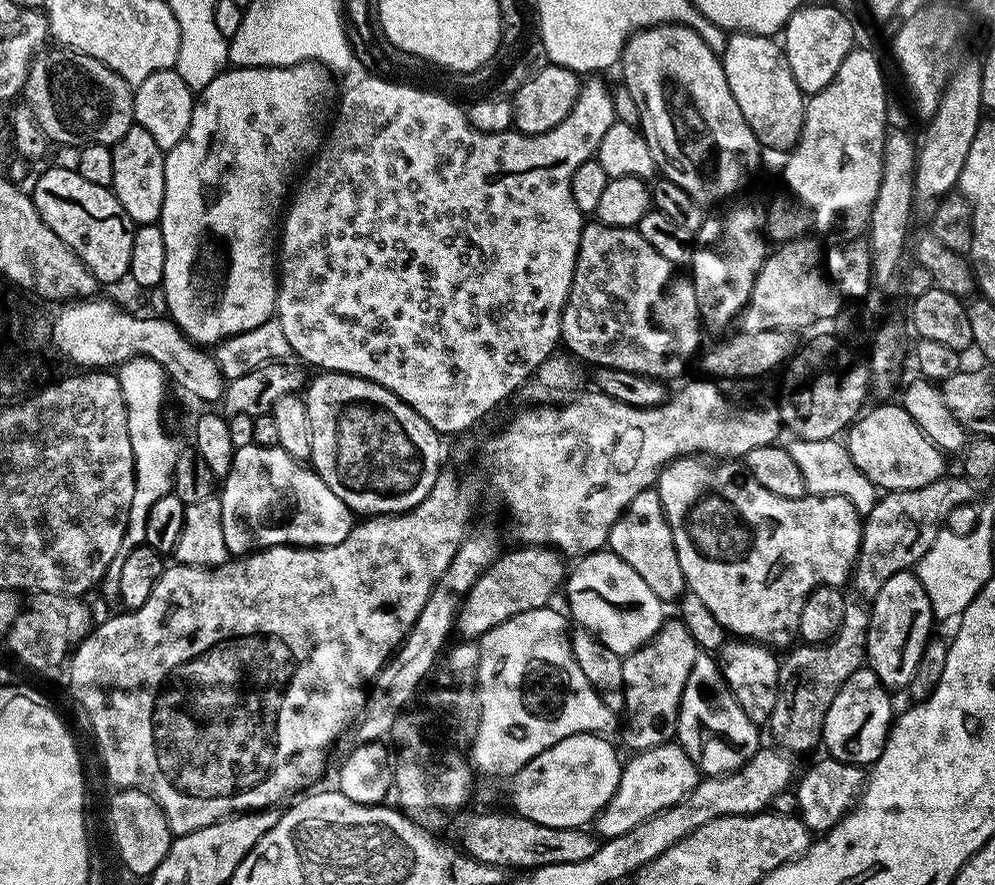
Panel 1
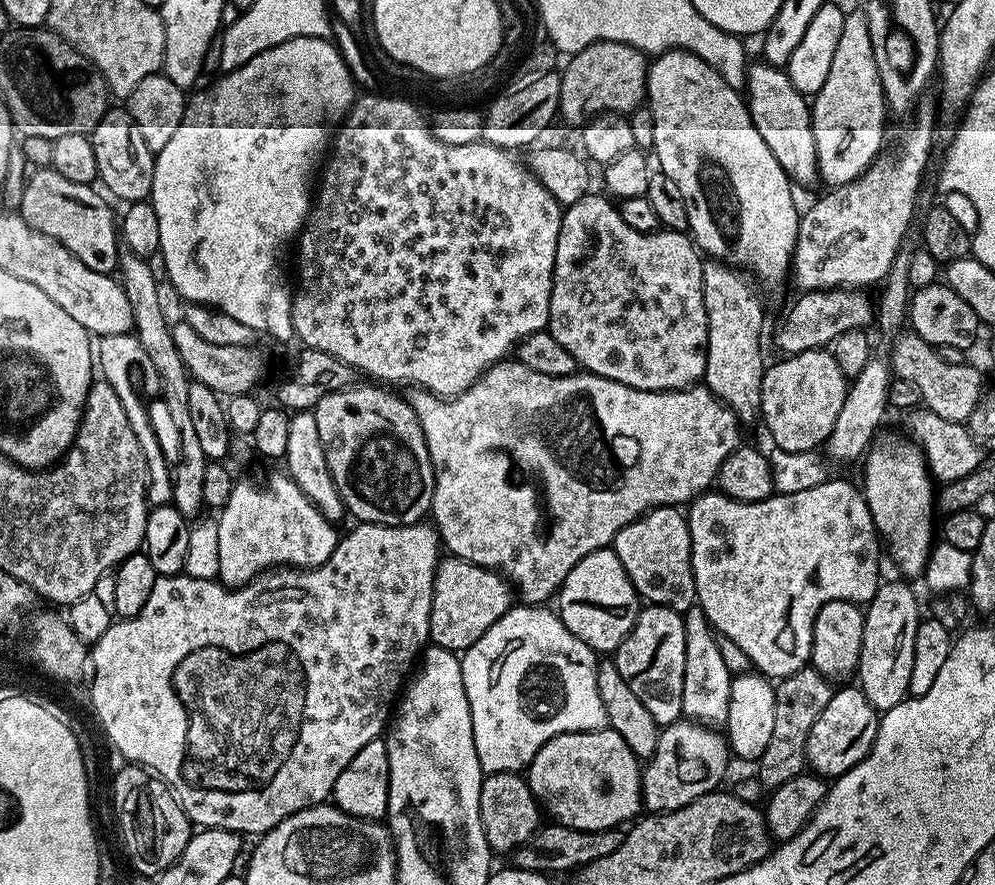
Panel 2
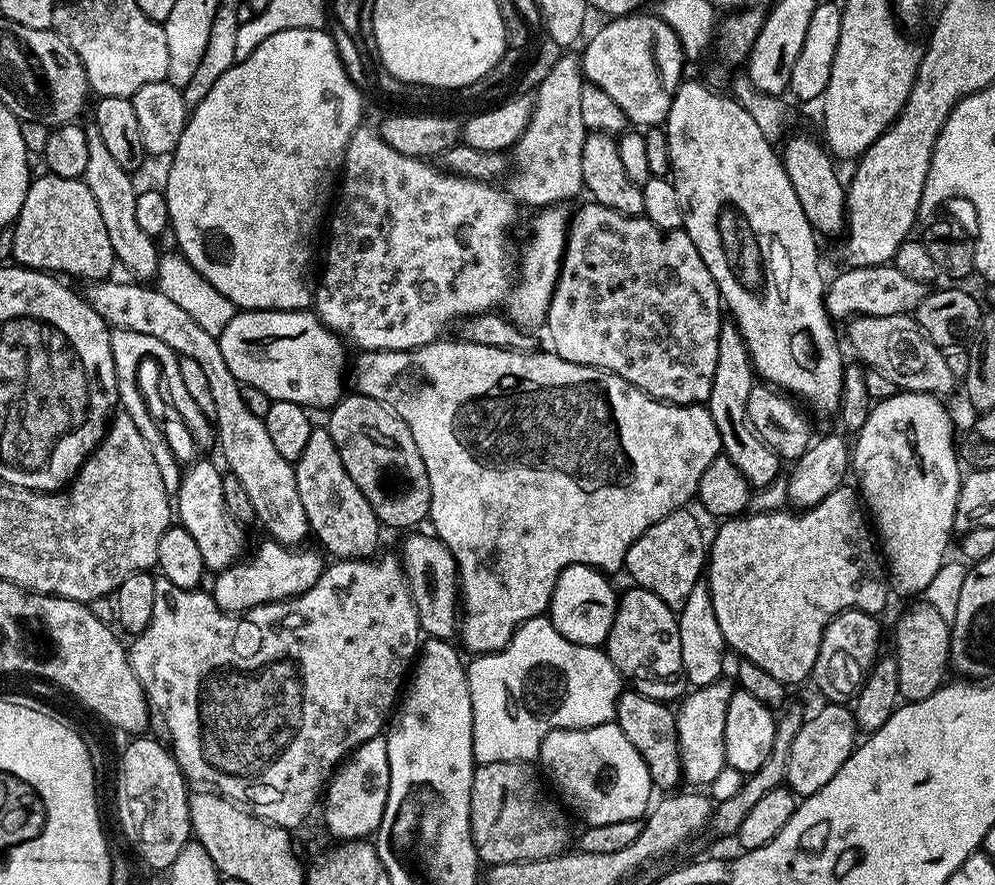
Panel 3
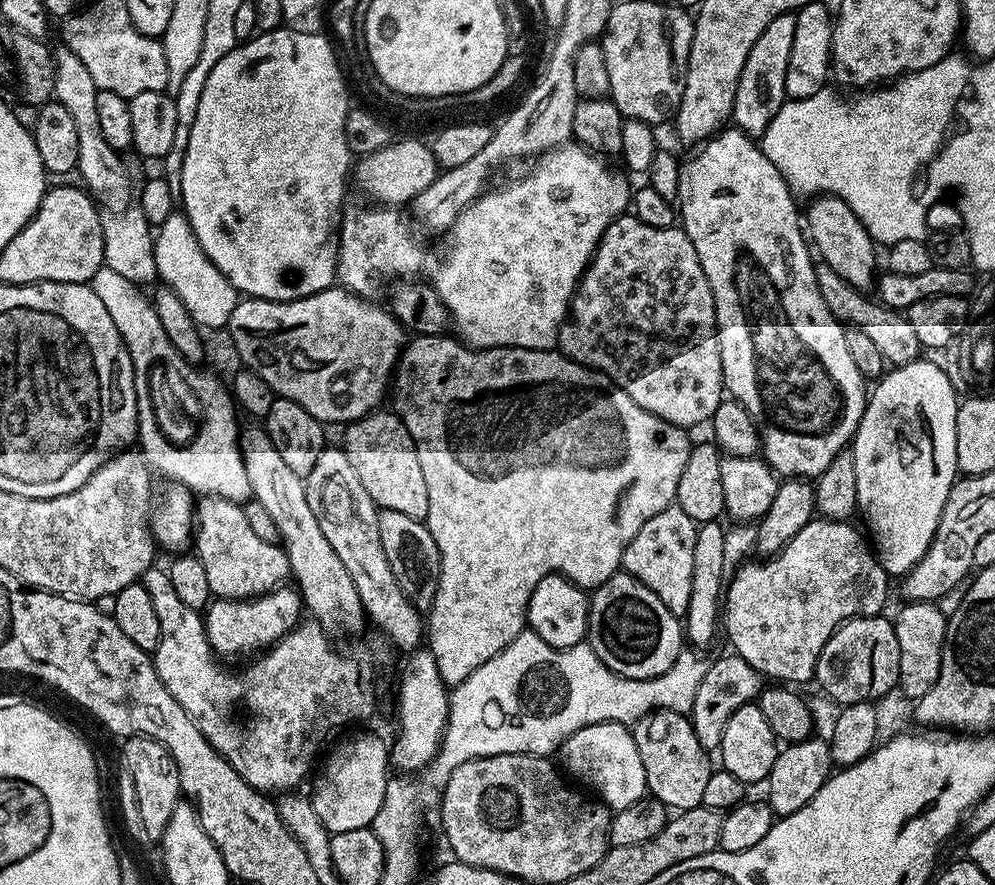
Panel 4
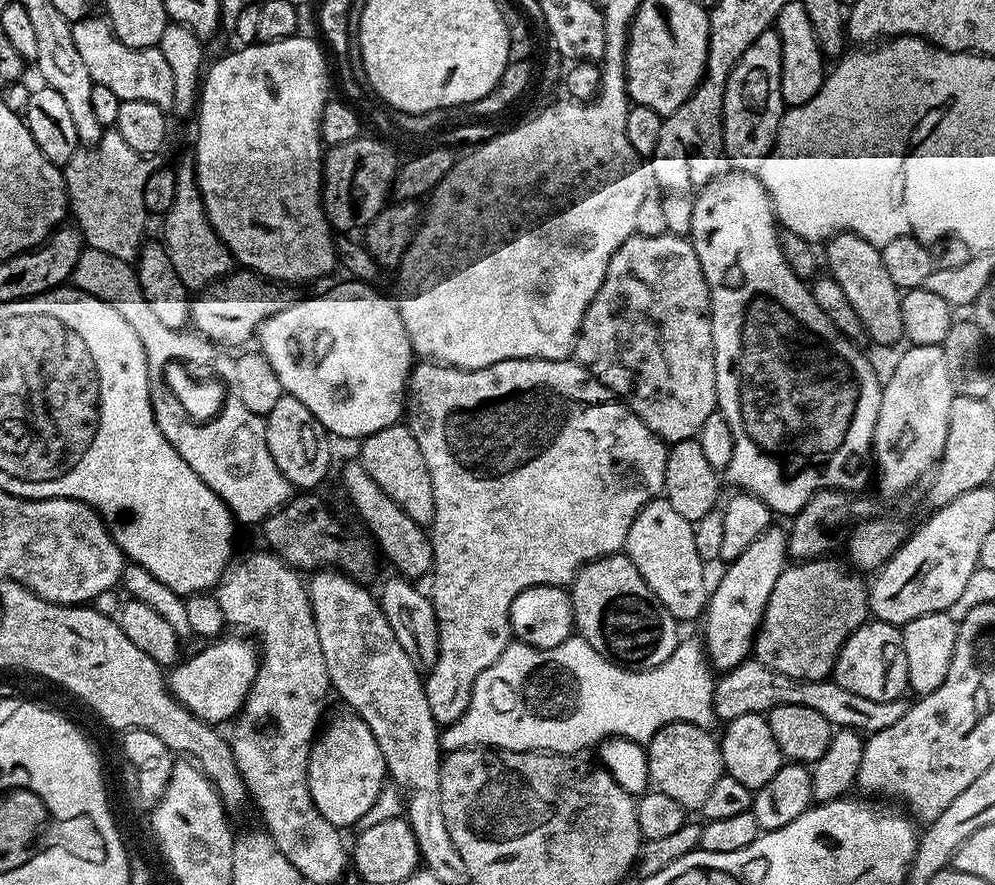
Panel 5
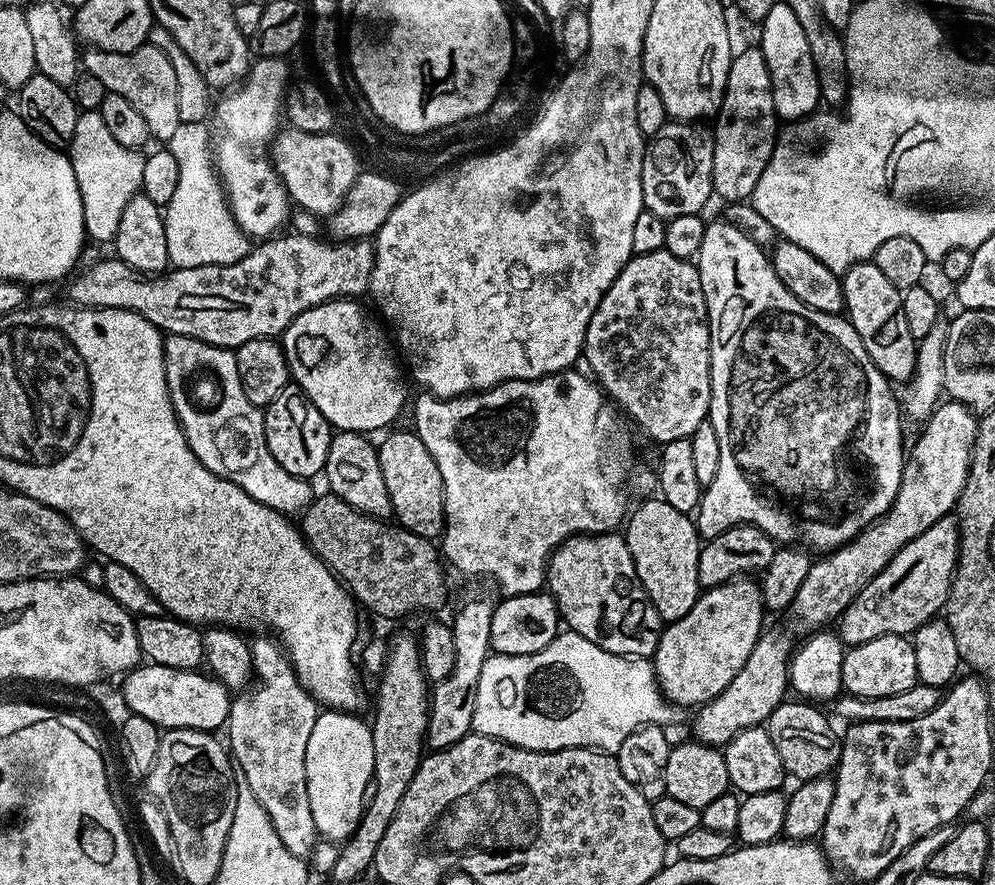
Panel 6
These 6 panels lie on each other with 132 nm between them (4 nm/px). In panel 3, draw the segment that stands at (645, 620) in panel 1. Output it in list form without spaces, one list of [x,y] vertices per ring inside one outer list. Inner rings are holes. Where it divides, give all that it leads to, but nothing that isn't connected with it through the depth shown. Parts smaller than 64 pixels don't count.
[[[571,564],[558,574],[547,615],[562,638],[591,648],[600,648],[607,641],[618,603],[617,589],[612,589],[608,580],[611,579],[605,573],[591,568],[589,564]]]

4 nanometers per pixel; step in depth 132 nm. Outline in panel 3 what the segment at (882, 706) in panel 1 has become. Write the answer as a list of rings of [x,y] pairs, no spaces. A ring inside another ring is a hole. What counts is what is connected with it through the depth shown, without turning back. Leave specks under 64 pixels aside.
[[[828,702],[823,706],[825,708],[818,709],[813,716],[811,713],[805,719],[794,738],[794,746],[790,746],[790,762],[786,762],[786,784],[800,798],[822,790],[822,786],[826,786],[826,782],[838,774],[858,743],[853,709],[840,702]]]

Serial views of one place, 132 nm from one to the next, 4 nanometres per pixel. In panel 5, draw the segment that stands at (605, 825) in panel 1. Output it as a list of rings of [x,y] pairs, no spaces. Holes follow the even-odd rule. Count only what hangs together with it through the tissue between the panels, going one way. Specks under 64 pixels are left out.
[[[755,658],[746,659],[738,666],[731,668],[729,672],[723,673],[715,681],[712,697],[716,718],[720,722],[742,718],[742,714],[751,712],[766,714],[771,708],[778,706],[810,706],[810,710],[818,710],[818,714],[822,714],[822,718],[826,718],[826,722],[830,722],[833,729],[850,728],[861,734],[871,734],[878,730],[886,730],[886,726],[894,726],[894,722],[898,722],[898,718],[902,718],[902,714],[906,714],[906,710],[910,707],[909,701],[904,698],[890,702],[873,702],[870,698],[861,698],[859,694],[854,694],[851,690],[842,690],[842,686],[838,686],[831,678],[795,680],[786,674],[778,674],[778,670],[770,670],[770,666],[766,666],[761,660]]]

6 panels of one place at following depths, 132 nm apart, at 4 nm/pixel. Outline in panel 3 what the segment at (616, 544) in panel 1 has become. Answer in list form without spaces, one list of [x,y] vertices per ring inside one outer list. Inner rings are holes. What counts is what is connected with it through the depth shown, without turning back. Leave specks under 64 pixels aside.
[[[688,510],[666,514],[650,530],[642,533],[630,546],[624,559],[626,572],[632,575],[631,583],[637,588],[650,590],[666,606],[679,610],[686,606],[686,597],[696,584],[701,583],[702,573],[706,568],[706,536],[700,524],[688,513]]]

